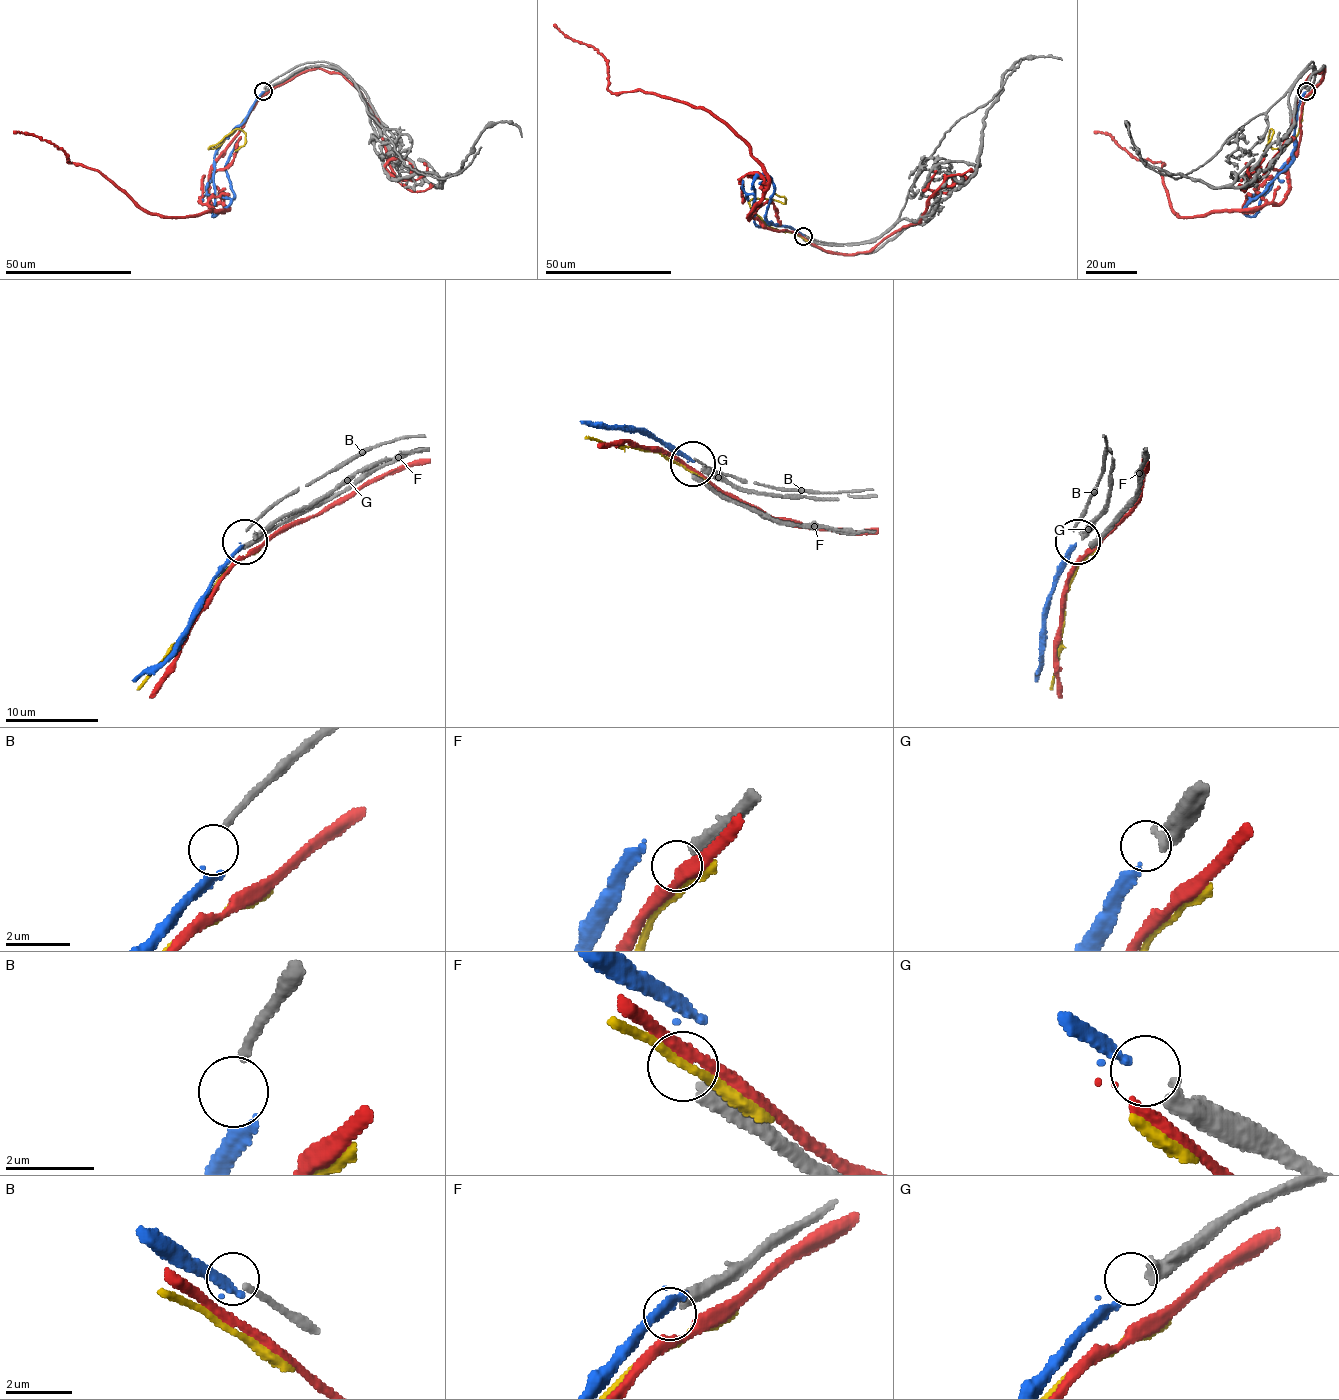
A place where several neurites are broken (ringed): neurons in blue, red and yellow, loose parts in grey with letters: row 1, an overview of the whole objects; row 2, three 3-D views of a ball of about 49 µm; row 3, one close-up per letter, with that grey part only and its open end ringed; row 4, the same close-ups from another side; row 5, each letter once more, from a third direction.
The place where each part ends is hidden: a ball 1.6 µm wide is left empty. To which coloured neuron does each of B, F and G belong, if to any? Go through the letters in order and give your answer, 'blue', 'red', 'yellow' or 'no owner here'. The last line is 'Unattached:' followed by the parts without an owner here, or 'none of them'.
B: no owner here
F: no owner here
G: blue
Unattached: B, F

